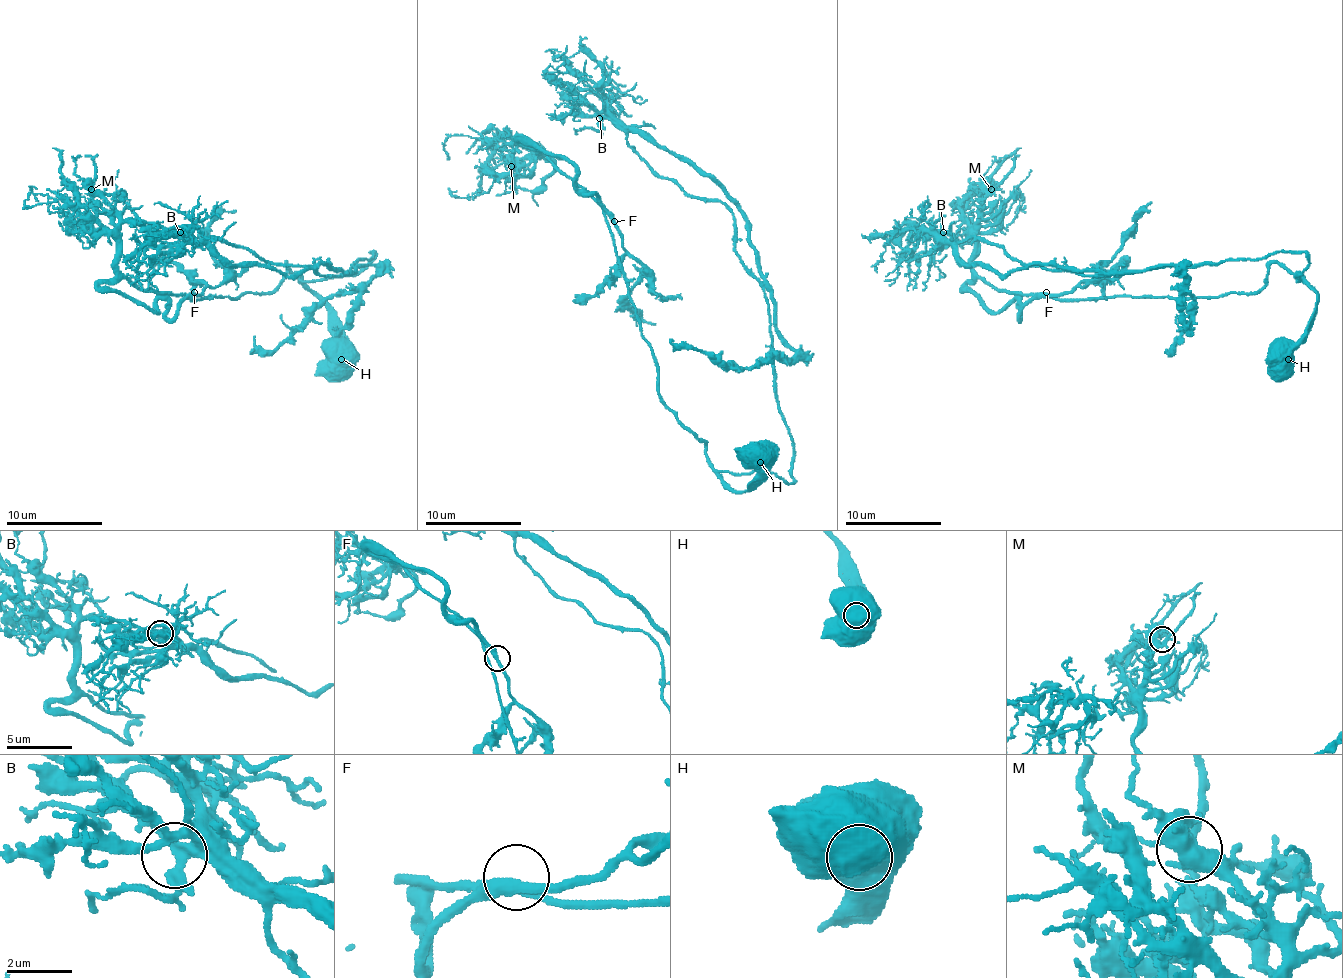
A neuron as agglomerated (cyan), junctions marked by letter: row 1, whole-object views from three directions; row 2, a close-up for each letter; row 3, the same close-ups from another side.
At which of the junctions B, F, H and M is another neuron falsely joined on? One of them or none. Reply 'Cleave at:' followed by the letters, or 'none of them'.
Cleave at: H

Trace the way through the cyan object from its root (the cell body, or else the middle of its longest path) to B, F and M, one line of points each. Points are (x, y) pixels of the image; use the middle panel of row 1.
B: (765, 453), (748, 489), (722, 477), (793, 479), (765, 285), (733, 247), (733, 216), (662, 178), (599, 118)
F: (765, 453), (760, 477), (736, 491), (712, 465), (705, 444), (664, 403), (659, 367), (616, 254), (614, 221)
M: (765, 453), (767, 467), (743, 491), (719, 475), (659, 393), (659, 367), (607, 214), (537, 144), (511, 166)

